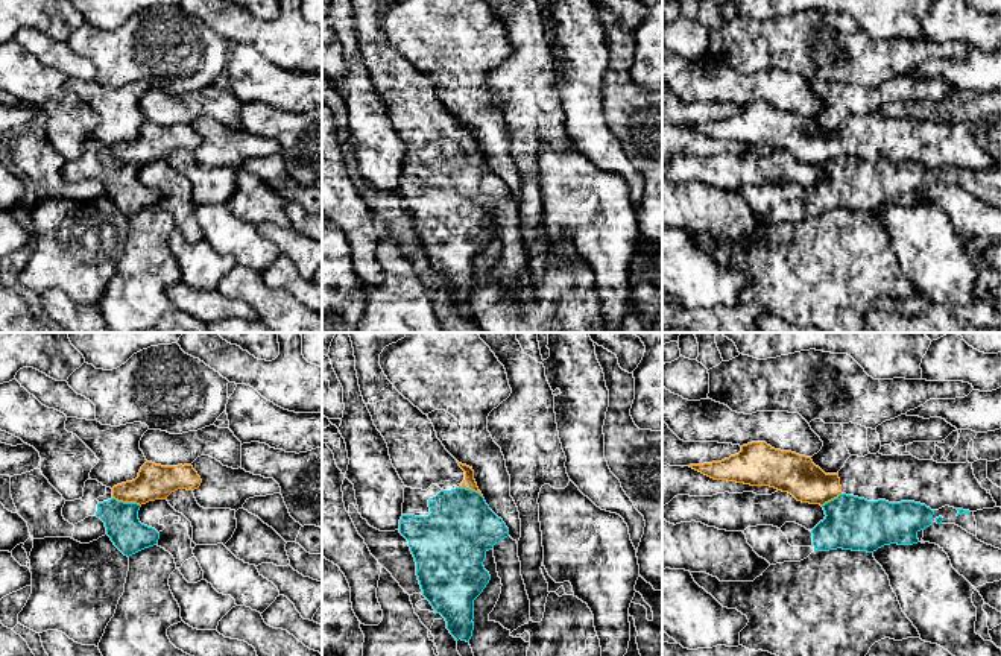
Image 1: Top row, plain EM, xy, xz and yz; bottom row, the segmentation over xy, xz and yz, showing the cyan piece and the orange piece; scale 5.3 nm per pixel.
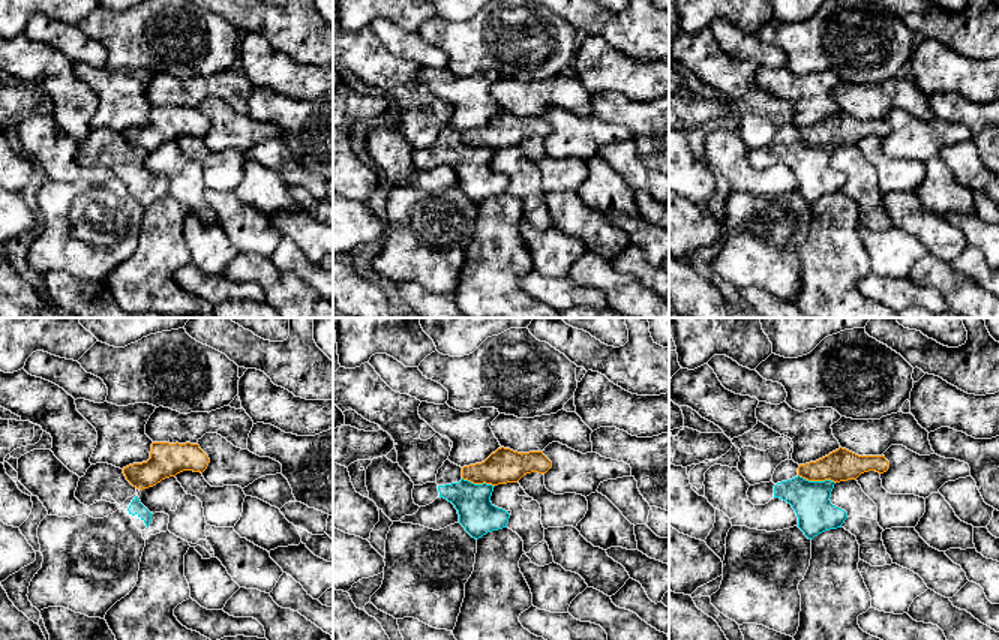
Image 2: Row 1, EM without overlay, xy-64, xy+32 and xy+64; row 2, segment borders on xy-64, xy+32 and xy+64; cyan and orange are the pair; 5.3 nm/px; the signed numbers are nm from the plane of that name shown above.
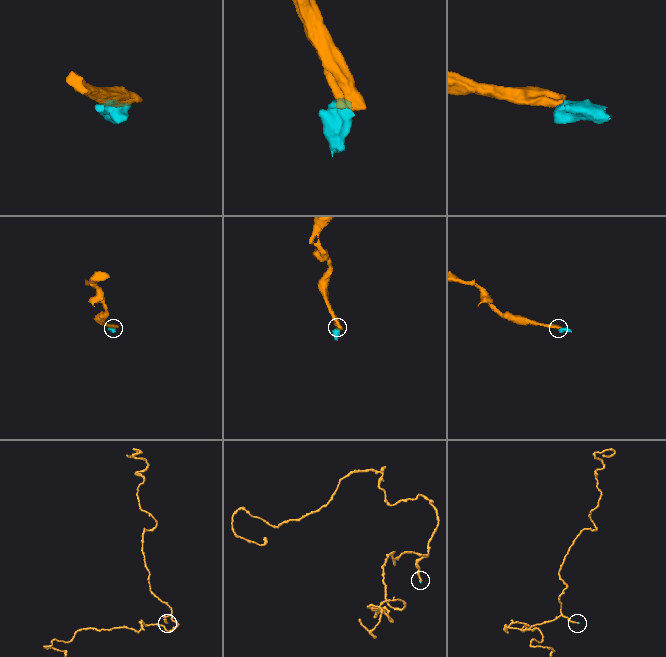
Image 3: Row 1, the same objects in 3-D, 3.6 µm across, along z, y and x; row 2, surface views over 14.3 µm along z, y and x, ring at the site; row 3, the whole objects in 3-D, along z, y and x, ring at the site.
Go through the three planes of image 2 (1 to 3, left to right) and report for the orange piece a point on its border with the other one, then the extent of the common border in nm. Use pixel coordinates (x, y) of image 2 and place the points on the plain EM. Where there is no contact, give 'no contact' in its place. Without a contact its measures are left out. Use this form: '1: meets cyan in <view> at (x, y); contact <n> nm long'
1: no contact
2: meets cyan in xy+32 at (479, 149); contact 180 nm long
3: meets cyan in xy+64 at (816, 146); contact 200 nm long

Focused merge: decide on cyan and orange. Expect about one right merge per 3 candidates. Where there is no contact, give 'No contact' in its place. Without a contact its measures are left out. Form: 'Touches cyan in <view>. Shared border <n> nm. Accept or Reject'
Touches cyan in xy. Shared border 160 nm. Reject

